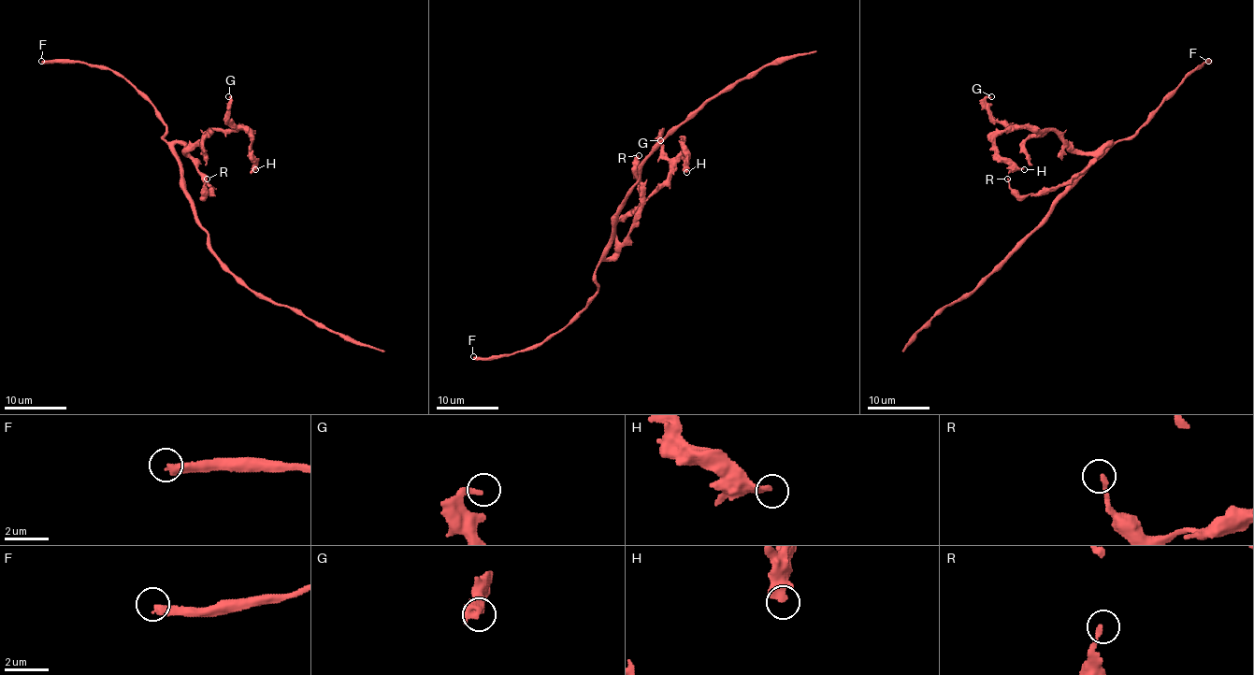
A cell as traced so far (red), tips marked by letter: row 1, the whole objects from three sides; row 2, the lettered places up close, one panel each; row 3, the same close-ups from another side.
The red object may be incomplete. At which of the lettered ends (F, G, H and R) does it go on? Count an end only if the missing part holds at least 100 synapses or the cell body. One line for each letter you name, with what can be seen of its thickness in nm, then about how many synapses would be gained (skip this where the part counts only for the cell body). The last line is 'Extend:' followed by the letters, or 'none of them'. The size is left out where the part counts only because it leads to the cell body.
F: Thickness 400 nm. Roughly 180 synapses
Extend: F

